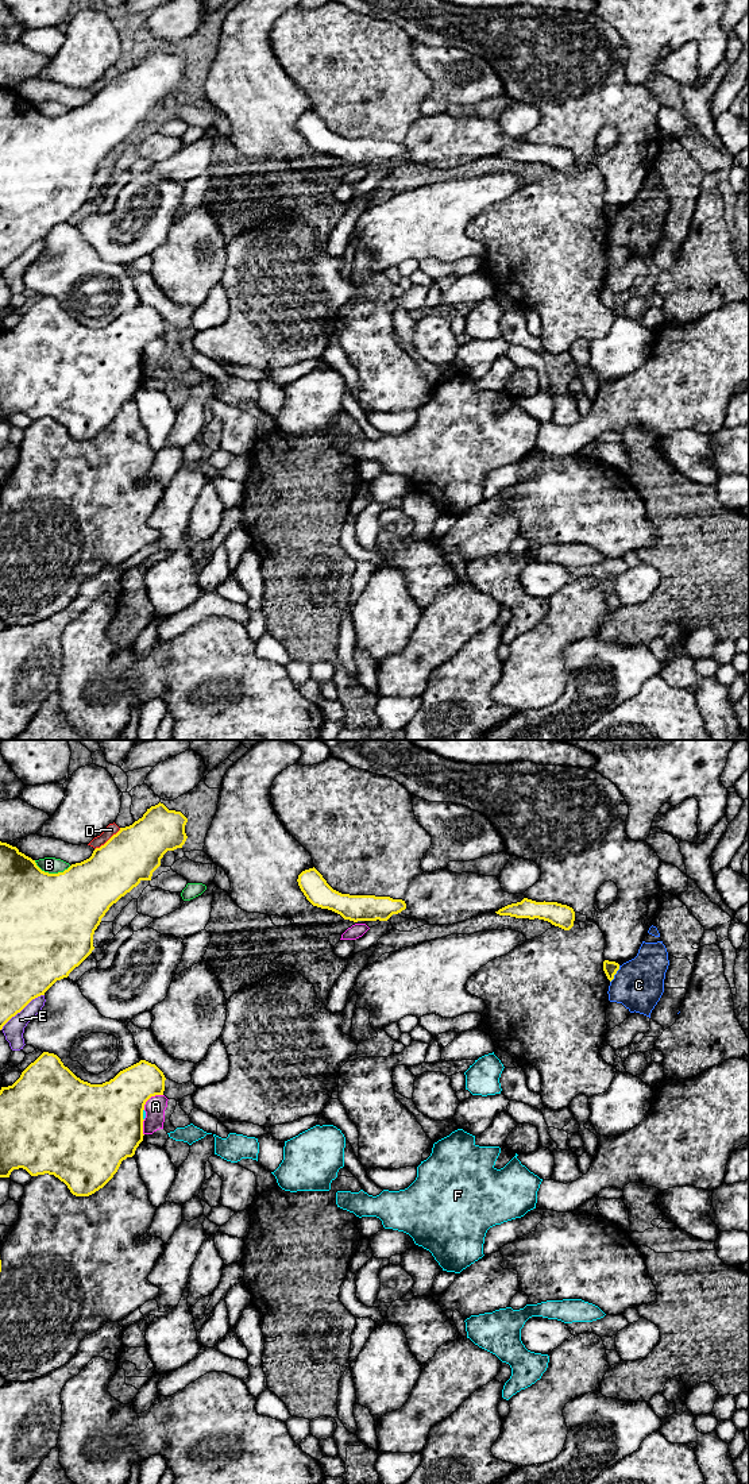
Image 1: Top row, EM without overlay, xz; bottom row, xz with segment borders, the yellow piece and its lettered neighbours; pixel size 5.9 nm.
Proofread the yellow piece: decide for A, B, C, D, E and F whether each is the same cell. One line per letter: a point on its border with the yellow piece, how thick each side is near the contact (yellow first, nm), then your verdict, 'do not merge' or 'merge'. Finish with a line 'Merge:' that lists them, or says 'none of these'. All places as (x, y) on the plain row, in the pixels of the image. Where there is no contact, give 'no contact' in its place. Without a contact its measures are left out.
A: xz (150, 340) | 360/120 nm | do not merge
B: xz (51, 118) | 500/100 nm | do not merge
C: xz (616, 216) | 90/300 nm | do not merge
D: xz (108, 84) | 320/70 nm | do not merge
E: xz (22, 253) | 340/120 nm | do not merge
F: xz (142, 358) | 480/20 nm | do not merge
Merge: none of these

